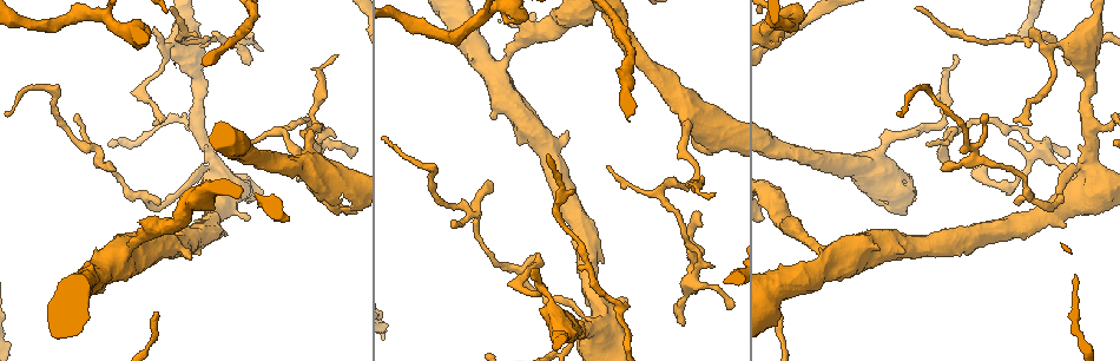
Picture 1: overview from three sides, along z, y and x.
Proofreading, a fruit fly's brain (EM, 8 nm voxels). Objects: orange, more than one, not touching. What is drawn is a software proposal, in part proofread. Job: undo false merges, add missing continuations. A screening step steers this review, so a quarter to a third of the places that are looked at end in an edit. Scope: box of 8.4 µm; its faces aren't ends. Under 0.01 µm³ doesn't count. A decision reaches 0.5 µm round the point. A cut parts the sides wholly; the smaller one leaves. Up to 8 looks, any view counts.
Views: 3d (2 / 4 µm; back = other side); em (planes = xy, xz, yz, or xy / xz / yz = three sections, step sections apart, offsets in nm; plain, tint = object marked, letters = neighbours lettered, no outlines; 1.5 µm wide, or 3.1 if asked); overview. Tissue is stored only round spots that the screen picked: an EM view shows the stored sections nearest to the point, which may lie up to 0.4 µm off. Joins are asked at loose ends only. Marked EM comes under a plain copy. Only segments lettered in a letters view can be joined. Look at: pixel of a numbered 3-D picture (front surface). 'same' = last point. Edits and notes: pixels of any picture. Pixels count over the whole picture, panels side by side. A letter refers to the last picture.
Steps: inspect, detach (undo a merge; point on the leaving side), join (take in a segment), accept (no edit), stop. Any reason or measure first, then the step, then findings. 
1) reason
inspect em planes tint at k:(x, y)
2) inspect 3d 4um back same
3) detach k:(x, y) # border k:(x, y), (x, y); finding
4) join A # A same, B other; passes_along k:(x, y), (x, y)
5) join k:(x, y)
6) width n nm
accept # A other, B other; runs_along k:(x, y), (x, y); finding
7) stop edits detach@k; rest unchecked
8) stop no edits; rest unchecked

inspect em planes letters at 1:(712, 267)

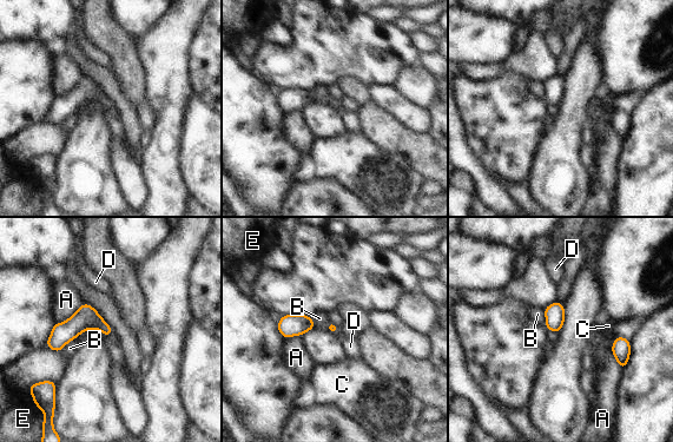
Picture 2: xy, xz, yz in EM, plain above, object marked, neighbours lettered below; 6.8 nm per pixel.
accept # A other, B other, C other, D other, E other; border 2:(542, 309), (545, 325), (559, 334); no lettered segment goes on from it

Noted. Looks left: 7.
branch stops here
inspect em planes tint at 1:(925, 144)

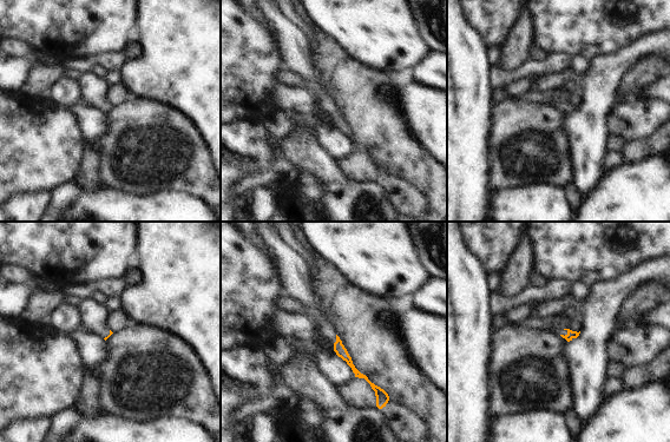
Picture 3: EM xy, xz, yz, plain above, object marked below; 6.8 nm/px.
what lies round it
inspect em planes letters same

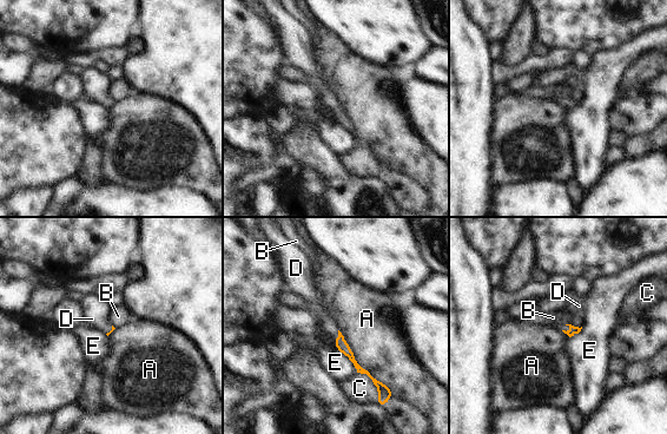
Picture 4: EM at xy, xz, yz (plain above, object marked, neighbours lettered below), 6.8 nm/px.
longest_contact A 550 nm
join D # A other, B other, C other, D same, E other; passes_along 4:(341, 343), (338, 335), (324, 326); the neuron continues

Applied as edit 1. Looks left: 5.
inspect overview

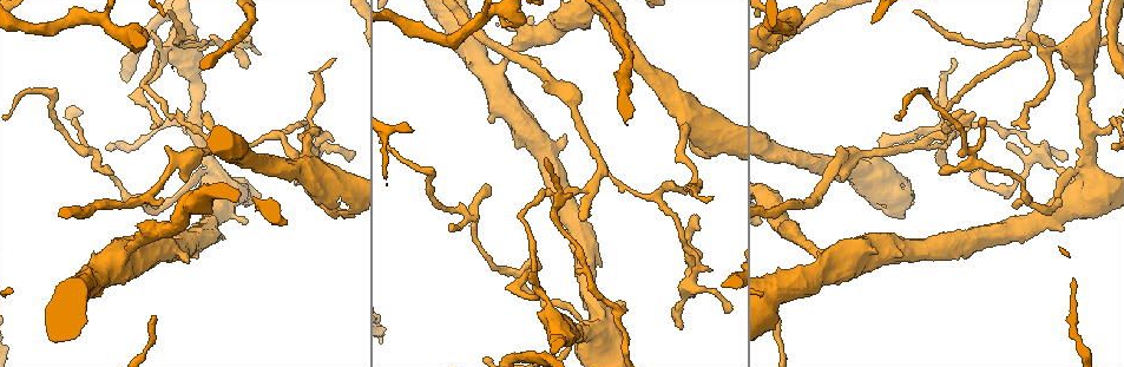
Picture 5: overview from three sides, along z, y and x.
stops while still wide
inspect 3d 4um at 5:(247, 221)

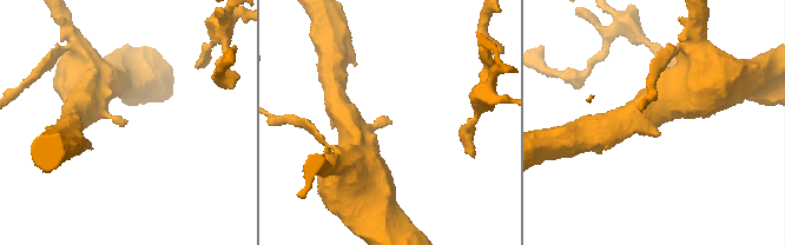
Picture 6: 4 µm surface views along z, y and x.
shape alone is not enough
inspect em yz step 4 tint at 6:(125, 124)

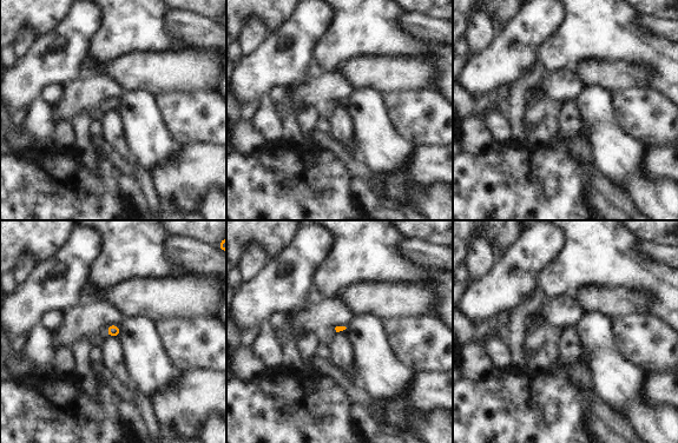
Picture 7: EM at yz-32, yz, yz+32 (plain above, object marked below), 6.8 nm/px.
inspect em planes letters same

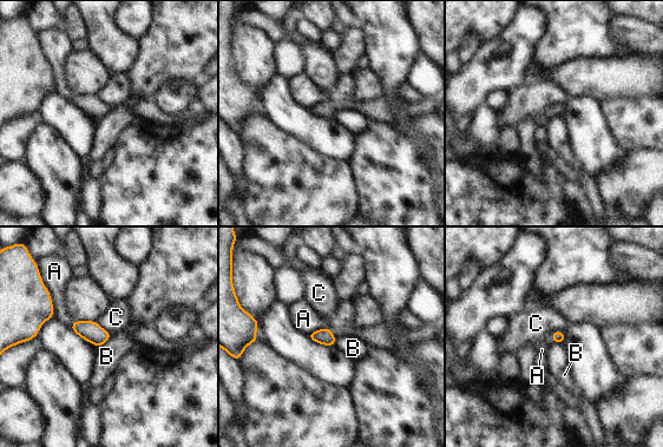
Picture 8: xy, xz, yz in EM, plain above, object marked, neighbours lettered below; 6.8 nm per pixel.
accept # A other, B other, C other; border 8:(112, 335), (96, 348); none of them fits

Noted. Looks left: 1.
branch stops here
inspect em planes letters at 5:(158, 126)

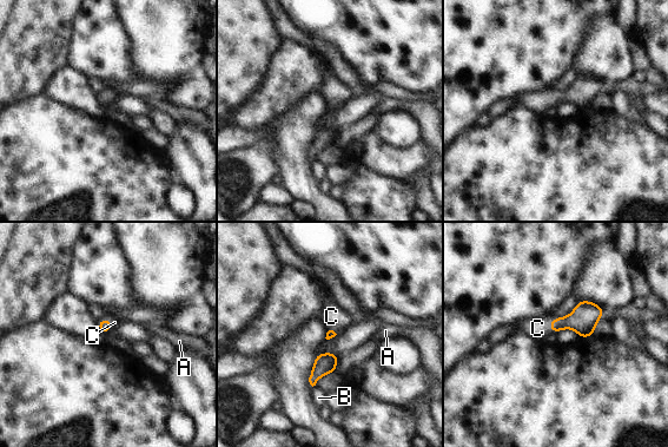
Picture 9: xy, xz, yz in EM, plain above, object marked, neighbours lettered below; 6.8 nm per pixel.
longest_contact C 110 nm
join C # A other, B other, C same; passes_along 9:(104, 326), (104, 319), (114, 322); it goes on there

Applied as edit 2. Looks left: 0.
stop edits join@4, join@9; rest unchecked

